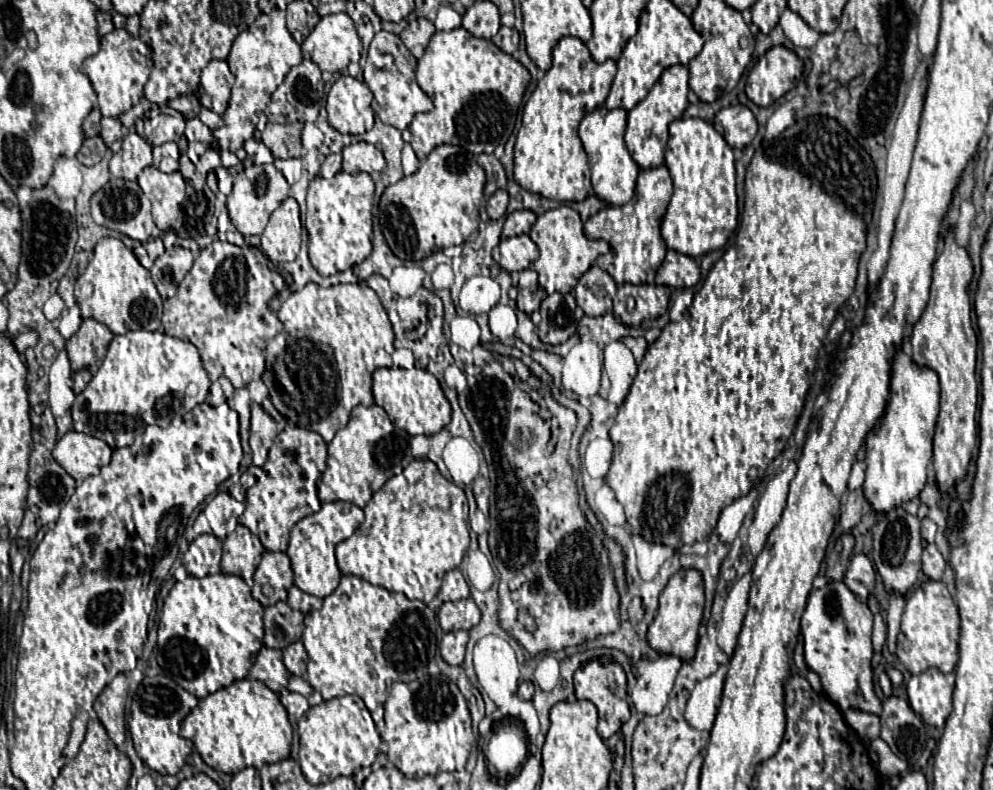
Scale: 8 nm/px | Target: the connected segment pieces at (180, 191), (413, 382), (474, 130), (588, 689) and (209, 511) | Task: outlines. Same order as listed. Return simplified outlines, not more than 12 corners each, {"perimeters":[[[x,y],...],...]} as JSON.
{"perimeters":[[[147,167],[139,185],[161,231],[175,225],[185,199],[179,171]],[[419,367],[377,369],[375,403],[409,435],[451,421],[439,381]],[[463,27],[417,61],[435,109],[409,125],[437,145],[493,153],[513,133],[529,71]],[[609,657],[575,671],[575,697],[607,741],[629,719],[625,671]],[[217,493],[199,514],[197,535],[225,539],[235,531],[245,503]]]}

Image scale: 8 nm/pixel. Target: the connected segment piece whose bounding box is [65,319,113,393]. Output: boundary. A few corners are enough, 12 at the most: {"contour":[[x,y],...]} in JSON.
{"contour":[[85,319],[67,339],[75,393],[97,373],[113,333]]}

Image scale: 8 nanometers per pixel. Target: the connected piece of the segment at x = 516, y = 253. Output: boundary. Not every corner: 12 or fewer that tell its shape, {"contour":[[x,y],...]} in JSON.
{"contour":[[529,235],[501,239],[499,265],[523,271],[537,259]]}

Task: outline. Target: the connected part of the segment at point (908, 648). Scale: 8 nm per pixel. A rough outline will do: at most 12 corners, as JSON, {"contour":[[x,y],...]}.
{"contour":[[943,581],[905,603],[897,657],[909,673],[951,673],[959,611]]}

